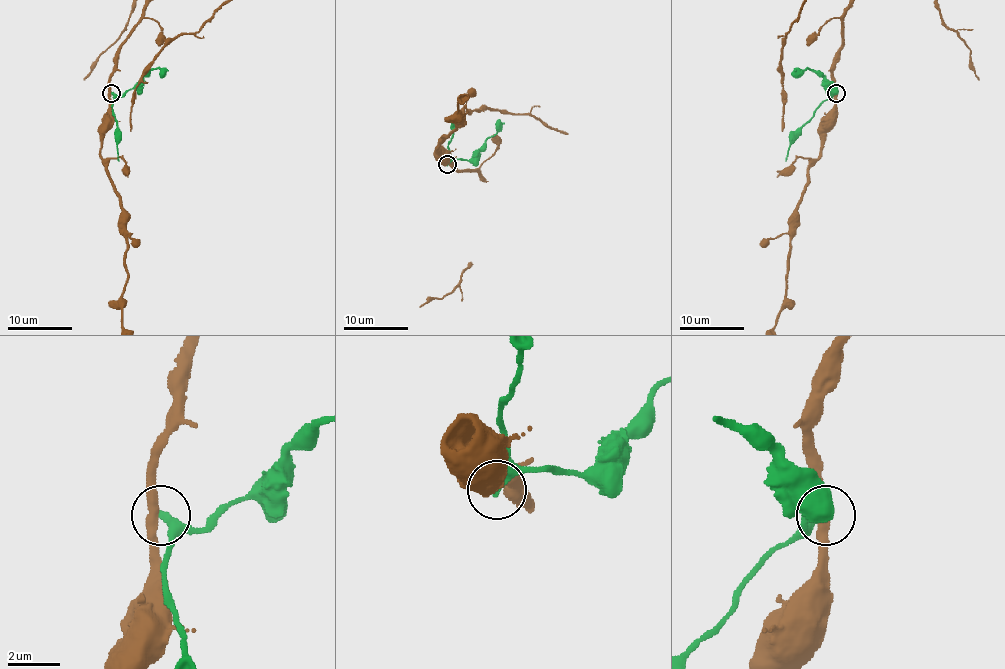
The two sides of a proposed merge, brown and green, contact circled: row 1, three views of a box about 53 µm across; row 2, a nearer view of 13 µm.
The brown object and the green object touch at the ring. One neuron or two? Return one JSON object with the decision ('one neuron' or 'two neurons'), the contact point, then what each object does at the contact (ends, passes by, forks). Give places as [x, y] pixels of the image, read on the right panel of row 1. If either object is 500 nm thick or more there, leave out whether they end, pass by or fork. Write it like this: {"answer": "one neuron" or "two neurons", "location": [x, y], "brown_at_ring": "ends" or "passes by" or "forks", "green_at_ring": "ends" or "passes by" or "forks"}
{"answer": "two neurons", "location": [836, 93], "brown_at_ring": "passes by", "green_at_ring": "ends"}

